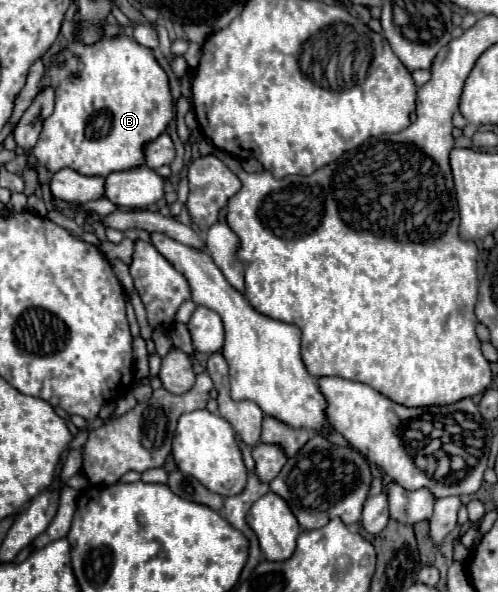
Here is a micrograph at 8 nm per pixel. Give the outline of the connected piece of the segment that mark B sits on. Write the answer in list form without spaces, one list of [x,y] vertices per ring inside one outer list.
[[[126,35],[102,37],[98,43],[86,47],[74,37],[62,51],[58,51],[48,67],[42,83],[50,83],[56,91],[54,113],[42,121],[42,133],[32,153],[38,163],[50,173],[70,167],[82,175],[106,177],[114,171],[126,171],[144,163],[144,145],[166,131],[172,113],[172,93],[168,75],[154,57],[154,51],[136,43]]]

